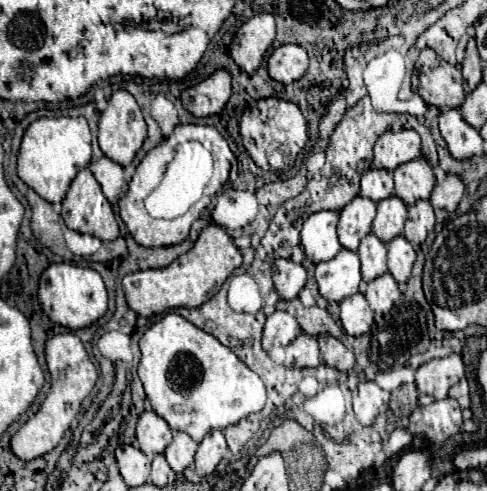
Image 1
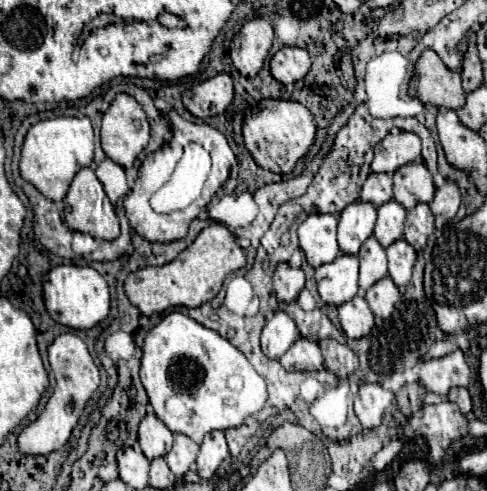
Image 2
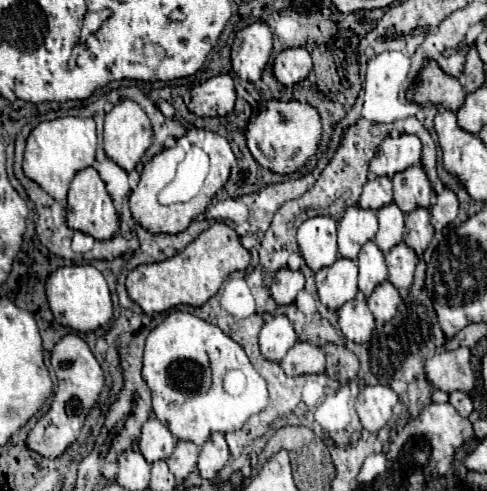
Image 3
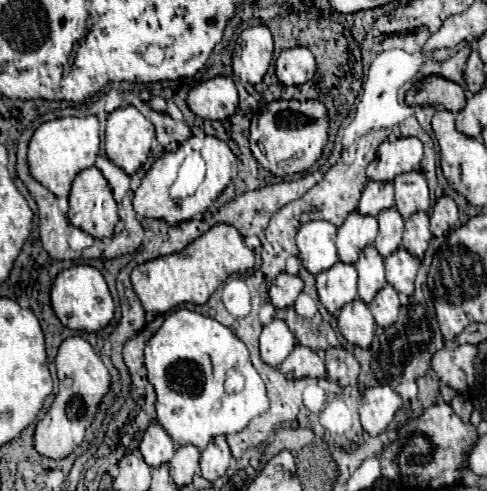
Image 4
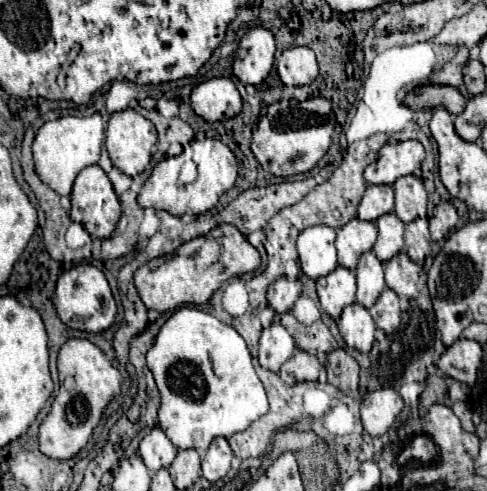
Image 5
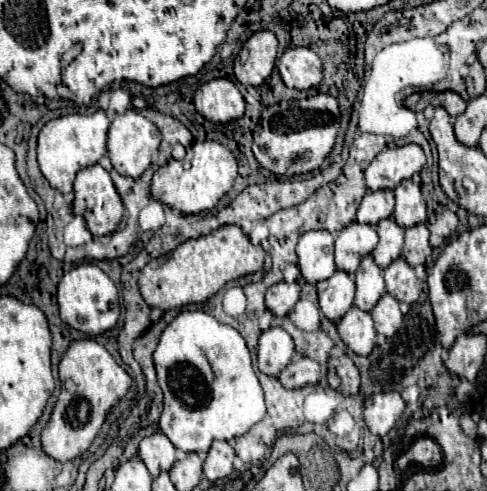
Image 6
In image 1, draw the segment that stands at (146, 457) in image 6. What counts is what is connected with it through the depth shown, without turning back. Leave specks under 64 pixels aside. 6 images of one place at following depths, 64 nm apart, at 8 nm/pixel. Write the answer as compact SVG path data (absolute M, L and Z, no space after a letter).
M144 410L136 424L136 438L140 450L148 456L154 456L166 450L166 446L172 440L172 430L168 422L162 416L158 416L154 410Z

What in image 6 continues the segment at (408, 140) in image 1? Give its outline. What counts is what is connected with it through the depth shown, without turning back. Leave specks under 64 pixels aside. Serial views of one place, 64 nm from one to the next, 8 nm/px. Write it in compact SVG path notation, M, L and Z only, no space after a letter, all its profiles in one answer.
M418 144L386 146L364 170L370 190L394 190L400 180L412 178L424 166L426 156Z

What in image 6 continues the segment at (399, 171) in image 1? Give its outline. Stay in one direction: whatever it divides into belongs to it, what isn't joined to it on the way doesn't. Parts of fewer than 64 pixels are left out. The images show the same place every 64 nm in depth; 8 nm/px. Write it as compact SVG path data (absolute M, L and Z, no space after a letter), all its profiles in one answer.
M404 180L404 184L396 186L394 194L396 194L394 220L402 228L426 222L426 200L418 184L414 184L412 180Z

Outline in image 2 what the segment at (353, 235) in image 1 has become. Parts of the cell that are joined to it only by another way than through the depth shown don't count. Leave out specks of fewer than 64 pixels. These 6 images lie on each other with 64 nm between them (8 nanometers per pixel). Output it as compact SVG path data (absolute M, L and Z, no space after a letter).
M356 200L344 208L338 218L338 246L346 254L358 254L360 244L372 236L376 222L376 208L368 202Z

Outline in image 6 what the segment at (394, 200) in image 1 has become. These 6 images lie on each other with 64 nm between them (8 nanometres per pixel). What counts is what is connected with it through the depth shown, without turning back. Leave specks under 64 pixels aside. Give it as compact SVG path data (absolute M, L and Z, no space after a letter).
M390 216L390 218L380 220L380 224L376 224L376 232L380 236L380 242L374 248L372 258L376 260L378 266L386 268L390 262L394 262L402 254L404 228L398 226L396 220Z

